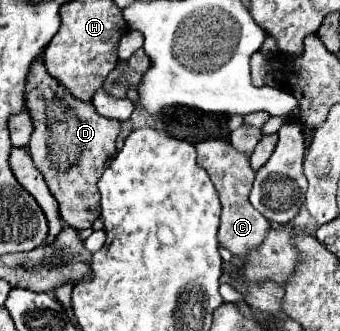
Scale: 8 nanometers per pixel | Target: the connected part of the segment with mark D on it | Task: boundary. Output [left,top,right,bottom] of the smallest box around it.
[27,60,121,230]

